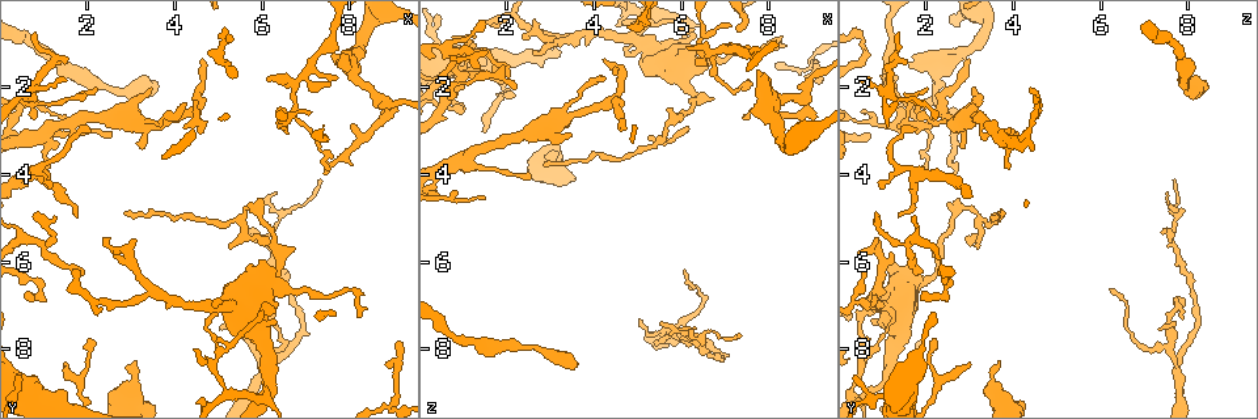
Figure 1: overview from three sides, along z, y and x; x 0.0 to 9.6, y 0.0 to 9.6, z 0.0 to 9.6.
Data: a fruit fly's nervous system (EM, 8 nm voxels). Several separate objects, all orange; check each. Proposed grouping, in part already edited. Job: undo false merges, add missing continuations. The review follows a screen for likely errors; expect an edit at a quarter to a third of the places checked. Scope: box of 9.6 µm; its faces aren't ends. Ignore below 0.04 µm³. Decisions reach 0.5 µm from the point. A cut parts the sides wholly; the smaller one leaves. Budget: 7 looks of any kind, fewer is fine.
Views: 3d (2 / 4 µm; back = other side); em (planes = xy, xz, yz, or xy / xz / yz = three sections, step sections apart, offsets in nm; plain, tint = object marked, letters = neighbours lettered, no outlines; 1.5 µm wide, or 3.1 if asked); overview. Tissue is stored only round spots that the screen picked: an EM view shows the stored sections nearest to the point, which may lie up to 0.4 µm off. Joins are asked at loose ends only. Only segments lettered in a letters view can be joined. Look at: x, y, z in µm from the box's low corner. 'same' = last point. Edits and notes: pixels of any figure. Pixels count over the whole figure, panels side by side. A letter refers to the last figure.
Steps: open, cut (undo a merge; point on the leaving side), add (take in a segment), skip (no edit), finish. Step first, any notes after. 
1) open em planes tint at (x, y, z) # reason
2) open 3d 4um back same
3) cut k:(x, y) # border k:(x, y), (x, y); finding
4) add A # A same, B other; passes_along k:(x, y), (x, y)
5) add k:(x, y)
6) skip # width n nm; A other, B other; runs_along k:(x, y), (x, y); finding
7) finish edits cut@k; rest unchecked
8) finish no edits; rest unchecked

open 3d 4um at (4.60, 1.35, 3.05) # branch stops here

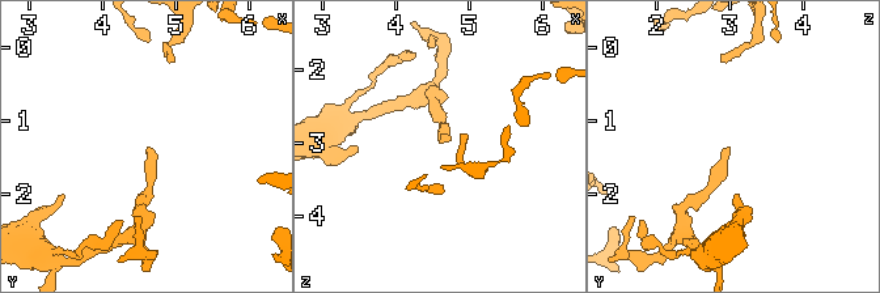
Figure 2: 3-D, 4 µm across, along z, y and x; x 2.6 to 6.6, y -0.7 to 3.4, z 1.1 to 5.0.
open em xz step 8 letters at (4.65, 1.40, 3.00)

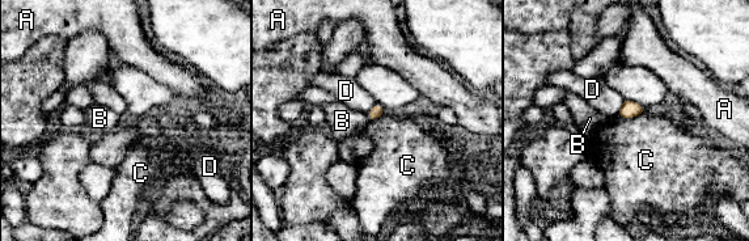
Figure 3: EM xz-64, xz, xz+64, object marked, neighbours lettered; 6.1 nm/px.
skip # A other, B other, C other, D other; border 3:(643, 113), (630, 118), (617, 117); none of them fits

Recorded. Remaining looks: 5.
open em planes letters at (6.15, 1.80, 1.10) # free end

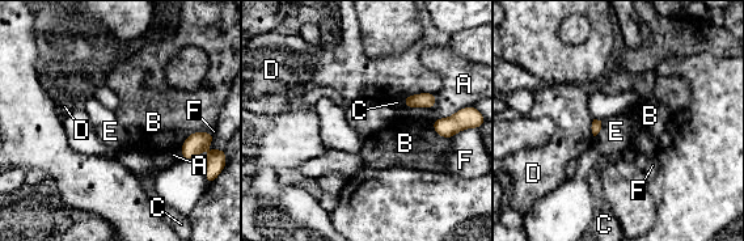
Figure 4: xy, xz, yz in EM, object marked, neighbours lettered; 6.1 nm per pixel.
skip # A other, B other, C other, D other, E other, F other; border 4:(435, 92), (418, 92), (406, 96); no lettered segment goes on from it

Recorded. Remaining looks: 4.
open 3d 4um at (6.35, 4.40, 7.55) # tapers out

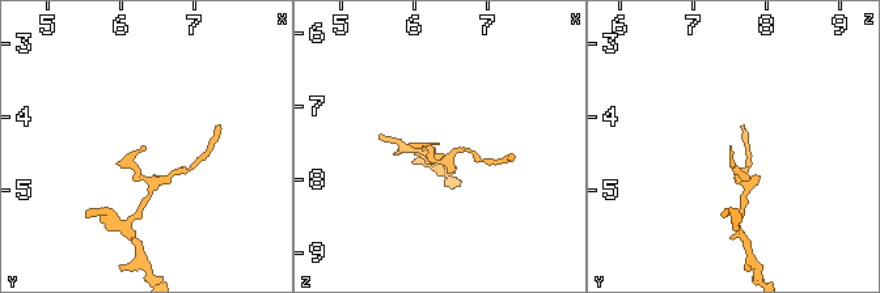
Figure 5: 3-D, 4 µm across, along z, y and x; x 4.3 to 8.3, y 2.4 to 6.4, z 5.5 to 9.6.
open em planes letters at (6.30, 4.40, 7.50) # now the EM

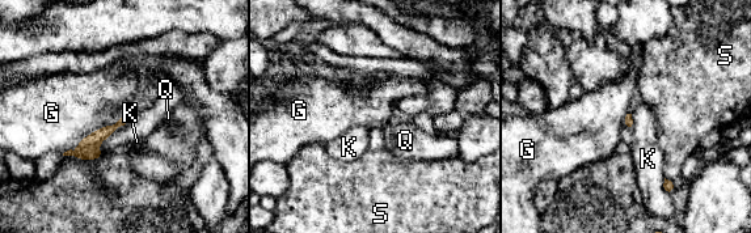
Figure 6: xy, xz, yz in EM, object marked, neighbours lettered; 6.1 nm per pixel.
skip # G other, K other, Q other, S other; border 6:(121, 113), (75, 147); none of them fits

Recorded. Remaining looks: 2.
finish no edits; rest unchecked

